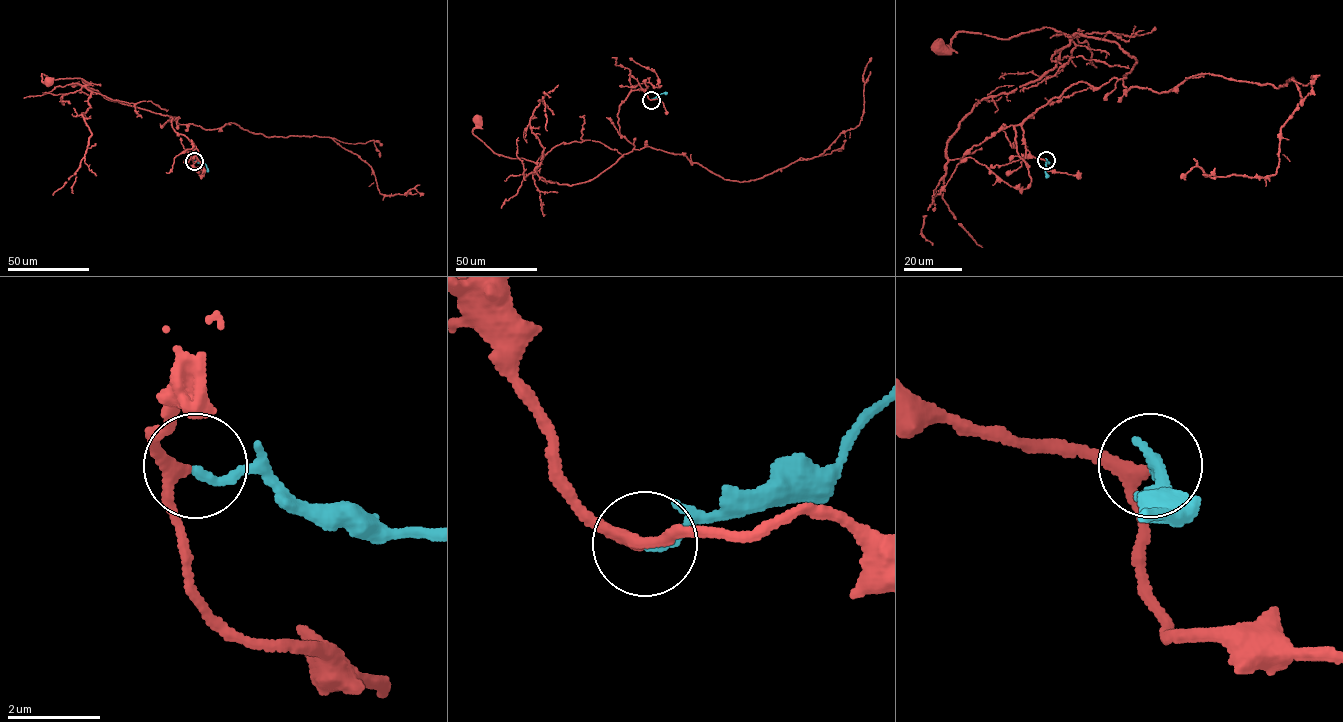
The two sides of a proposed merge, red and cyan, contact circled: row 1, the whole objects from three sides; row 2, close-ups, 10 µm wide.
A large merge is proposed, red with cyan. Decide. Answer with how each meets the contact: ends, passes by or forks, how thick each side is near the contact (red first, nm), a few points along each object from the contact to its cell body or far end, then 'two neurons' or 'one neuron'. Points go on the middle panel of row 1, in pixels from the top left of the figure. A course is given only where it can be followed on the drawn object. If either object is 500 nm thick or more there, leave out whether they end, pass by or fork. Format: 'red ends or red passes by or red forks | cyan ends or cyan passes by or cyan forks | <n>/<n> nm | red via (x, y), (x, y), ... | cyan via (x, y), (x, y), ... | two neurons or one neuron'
red passes by | cyan ends | 240/180 nm | red via (651, 100), (634, 90), (619, 107), (631, 151), (571, 185), (494, 153), (473, 133), (477, 119) | cyan via (651, 100), (667, 93) | one neuron

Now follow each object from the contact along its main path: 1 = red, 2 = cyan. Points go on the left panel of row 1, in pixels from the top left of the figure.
1: (194, 161), (192, 144), (171, 125), (170, 117), (178, 117), (104, 98), (80, 78), (42, 74), (48, 82)
2: (194, 161), (205, 164), (207, 172)

